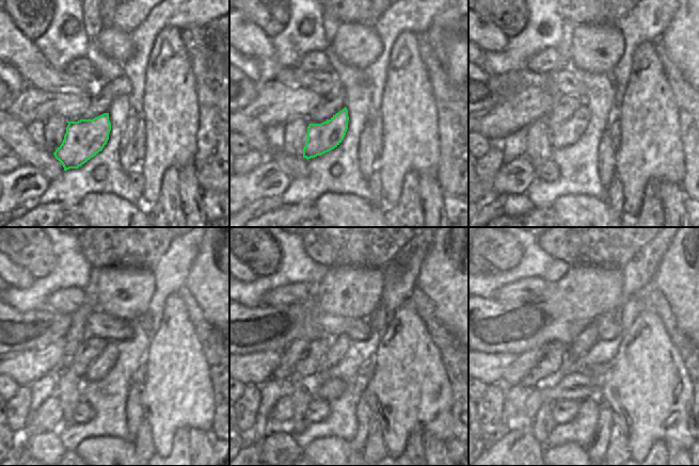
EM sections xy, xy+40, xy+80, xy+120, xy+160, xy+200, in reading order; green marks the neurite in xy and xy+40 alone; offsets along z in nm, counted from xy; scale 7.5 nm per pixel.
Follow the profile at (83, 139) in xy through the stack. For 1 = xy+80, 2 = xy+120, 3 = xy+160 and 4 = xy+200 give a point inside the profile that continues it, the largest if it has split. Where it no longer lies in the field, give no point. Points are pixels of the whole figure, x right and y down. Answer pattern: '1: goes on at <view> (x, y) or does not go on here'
1: goes on at xy+80 (569, 133)
2: goes on at xy+120 (99, 363)
3: goes on at xy+160 (342, 343)
4: goes on at xy+200 (581, 346)

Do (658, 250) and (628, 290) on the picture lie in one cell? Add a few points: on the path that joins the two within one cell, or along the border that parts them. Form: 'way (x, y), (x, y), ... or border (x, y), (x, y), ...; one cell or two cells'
way (649, 259), (633, 280); one cell

